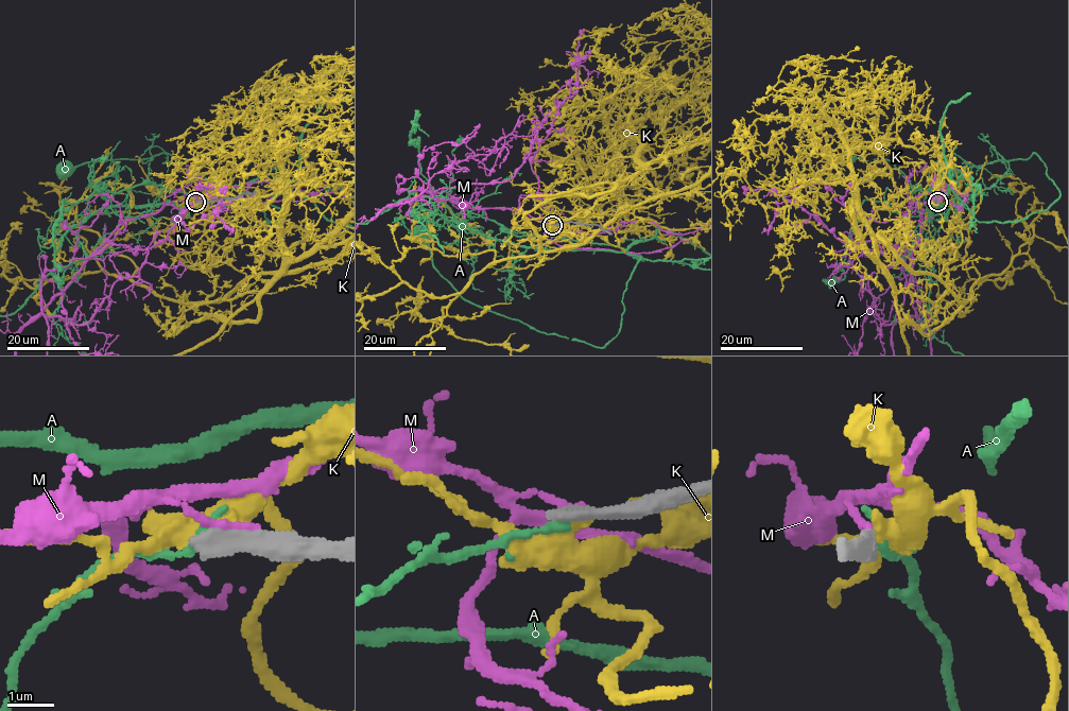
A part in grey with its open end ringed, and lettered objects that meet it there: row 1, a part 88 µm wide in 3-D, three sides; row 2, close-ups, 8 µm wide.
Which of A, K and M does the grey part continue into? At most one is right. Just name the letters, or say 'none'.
none

